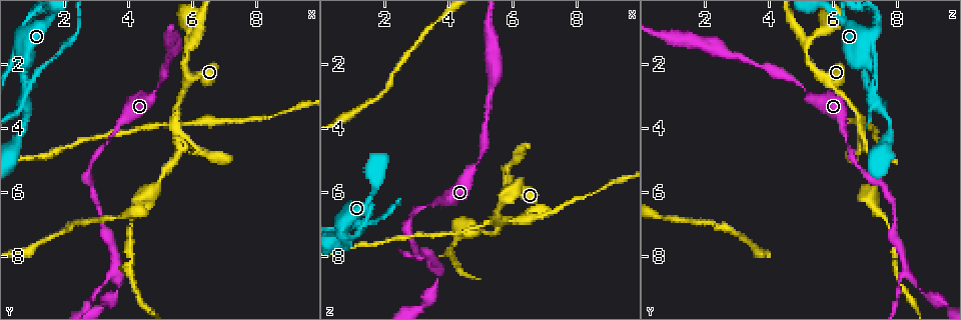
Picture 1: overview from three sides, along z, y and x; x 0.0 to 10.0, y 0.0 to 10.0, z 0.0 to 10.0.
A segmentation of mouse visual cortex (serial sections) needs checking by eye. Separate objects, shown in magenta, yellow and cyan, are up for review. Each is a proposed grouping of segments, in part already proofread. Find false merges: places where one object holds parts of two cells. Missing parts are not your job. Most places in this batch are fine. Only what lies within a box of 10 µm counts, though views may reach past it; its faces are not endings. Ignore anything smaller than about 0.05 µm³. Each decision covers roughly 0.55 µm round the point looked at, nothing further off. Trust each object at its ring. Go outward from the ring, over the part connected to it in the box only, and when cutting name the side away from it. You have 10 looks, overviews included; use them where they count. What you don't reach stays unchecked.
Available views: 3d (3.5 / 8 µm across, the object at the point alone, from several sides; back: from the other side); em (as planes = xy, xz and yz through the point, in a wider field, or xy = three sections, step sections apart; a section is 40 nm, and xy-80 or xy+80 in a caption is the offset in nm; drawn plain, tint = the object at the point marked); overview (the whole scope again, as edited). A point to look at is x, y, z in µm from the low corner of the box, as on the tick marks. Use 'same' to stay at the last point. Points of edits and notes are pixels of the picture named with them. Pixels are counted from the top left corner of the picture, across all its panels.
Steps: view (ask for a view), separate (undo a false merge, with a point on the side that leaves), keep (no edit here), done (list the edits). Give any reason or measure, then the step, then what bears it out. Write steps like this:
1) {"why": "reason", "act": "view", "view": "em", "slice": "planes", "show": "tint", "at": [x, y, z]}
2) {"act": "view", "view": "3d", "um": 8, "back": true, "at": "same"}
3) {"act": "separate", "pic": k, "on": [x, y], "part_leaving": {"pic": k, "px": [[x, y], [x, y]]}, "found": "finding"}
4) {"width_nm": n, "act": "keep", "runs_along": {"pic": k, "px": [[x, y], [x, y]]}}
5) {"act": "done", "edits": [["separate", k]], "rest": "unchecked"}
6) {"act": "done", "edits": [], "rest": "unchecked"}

{"why": "narrows sharply", "act": "view", "view": "3d", "um": 3.5, "back": true, "at": [3.35, 4.45, 6.45]}

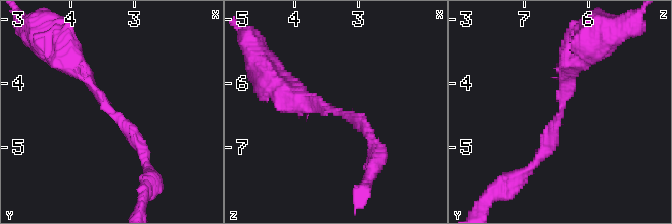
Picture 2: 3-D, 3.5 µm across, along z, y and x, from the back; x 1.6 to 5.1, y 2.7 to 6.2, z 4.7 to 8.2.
{"act": "view", "view": "em", "slice": "xy", "step": 5, "show": "tint", "at": [3.35, 4.50, 6.45]}

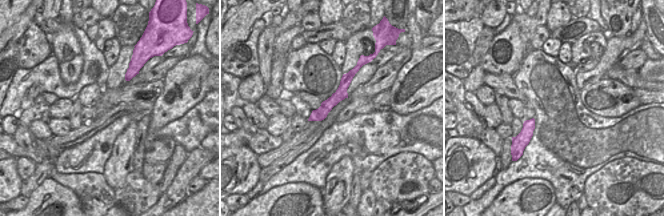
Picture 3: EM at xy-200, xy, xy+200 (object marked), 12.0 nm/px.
{"act": "keep", "runs_along": {"pic": 2, "px": [[72, 62], [131, 129], [146, 163]]}, "found": "one cell here"}

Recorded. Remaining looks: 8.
{"why": "side arm on a straight run", "act": "view", "view": "em", "slice": "xy", "step": 3, "show": "tint", "at": [0.80, 2.45, 7.25]}

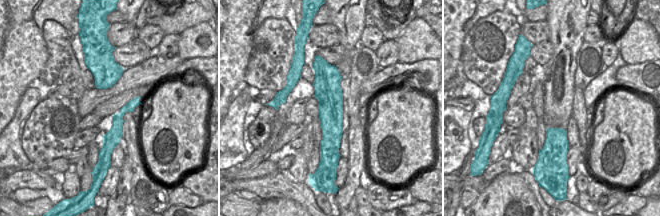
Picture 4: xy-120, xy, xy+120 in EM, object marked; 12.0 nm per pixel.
{"why": "wider look", "act": "view", "view": "3d", "um": 3.5, "at": "same"}

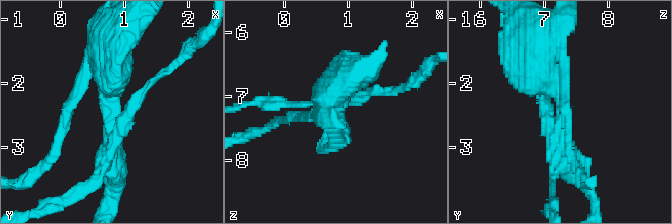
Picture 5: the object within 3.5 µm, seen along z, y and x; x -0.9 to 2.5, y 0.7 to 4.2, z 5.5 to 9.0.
{"arms": 3, "arm_widths_nm": [150, 300, 600], "act": "separate", "pic": 5, "on": [141, 96], "part_leaving": {"pic": 5, "px": [[117, 116], [185, 51]]}, "found": "a second cell is stuck on"}

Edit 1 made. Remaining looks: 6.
{"act": "view", "view": "overview"}

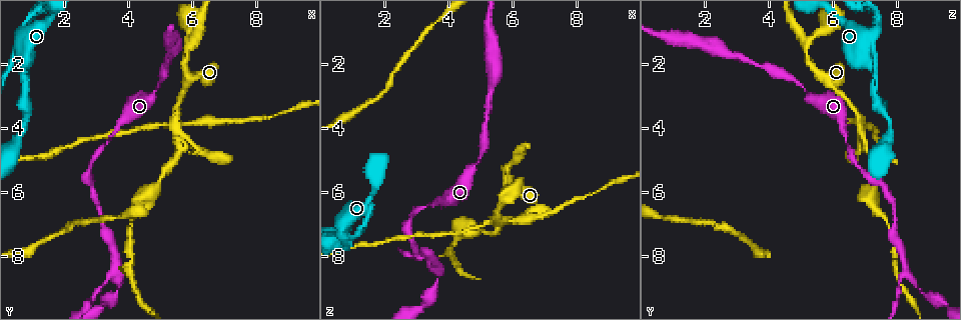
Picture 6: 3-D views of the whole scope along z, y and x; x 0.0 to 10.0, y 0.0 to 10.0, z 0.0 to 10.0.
{"why": "arms run side by side", "act": "view", "view": "3d", "um": 3.5, "at": [5.50, 3.90, 6.80]}

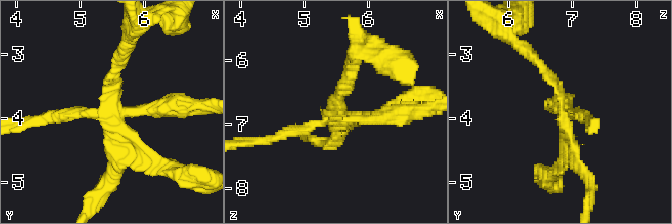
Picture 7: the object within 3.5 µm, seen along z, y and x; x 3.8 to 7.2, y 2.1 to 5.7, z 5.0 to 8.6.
{"act": "view", "view": "em", "slice": "xy", "step": 2, "show": "tint", "at": [5.55, 3.85, 6.85]}

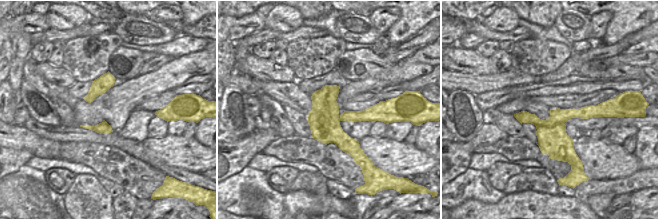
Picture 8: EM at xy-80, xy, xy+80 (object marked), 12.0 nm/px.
{"act": "separate", "pic": 7, "on": [292, 128], "found": "a second cell is stuck on"}

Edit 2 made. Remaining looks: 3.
{"act": "view", "view": "overview"}

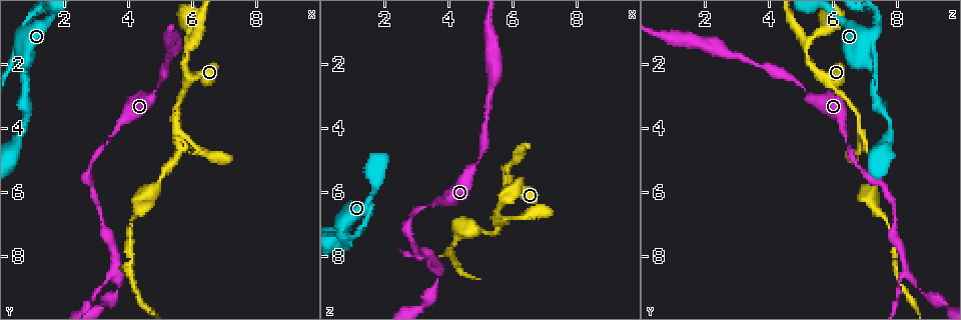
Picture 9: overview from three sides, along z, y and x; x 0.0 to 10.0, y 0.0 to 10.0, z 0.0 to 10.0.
{"why": "branch point", "act": "view", "view": "3d", "um": 8, "at": [3.60, 8.45, 8.30]}

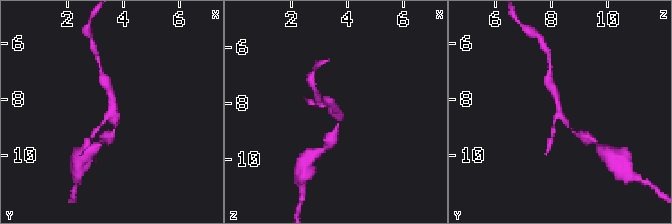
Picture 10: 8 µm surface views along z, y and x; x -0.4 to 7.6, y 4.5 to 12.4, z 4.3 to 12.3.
{"arms": 3, "arm_widths_nm": [150, 150, 300], "act": "view", "view": "em", "slice": "xy", "step": 3, "show": "tint", "at": "same"}

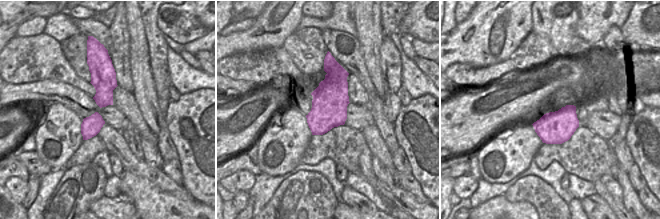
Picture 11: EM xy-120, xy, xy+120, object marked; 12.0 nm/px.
{"act": "keep", "runs_along": {"pic": 10, "px": [[552, 87], [559, 113], [577, 135]]}, "found": "continuous, no second cell"}

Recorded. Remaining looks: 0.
{"act": "done", "edits": [["separate", 5], ["separate", 7]], "rest": "unchecked"}

